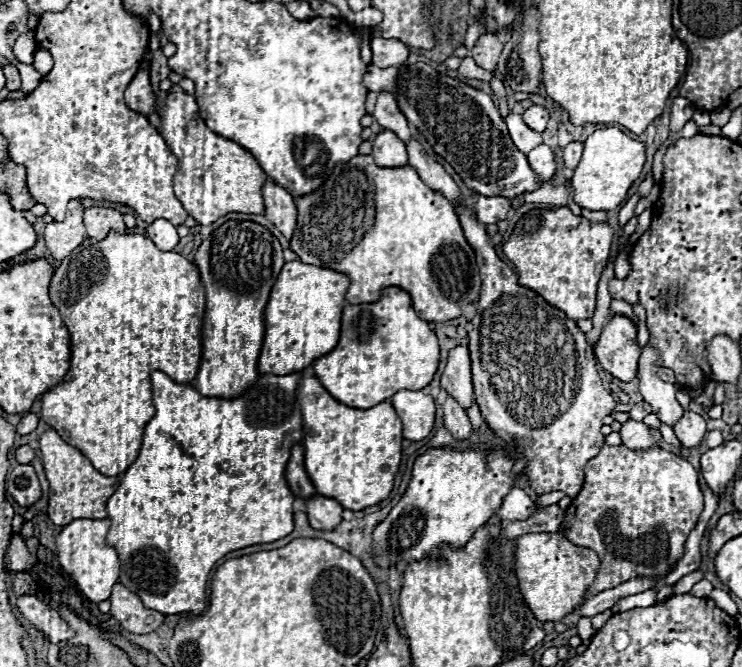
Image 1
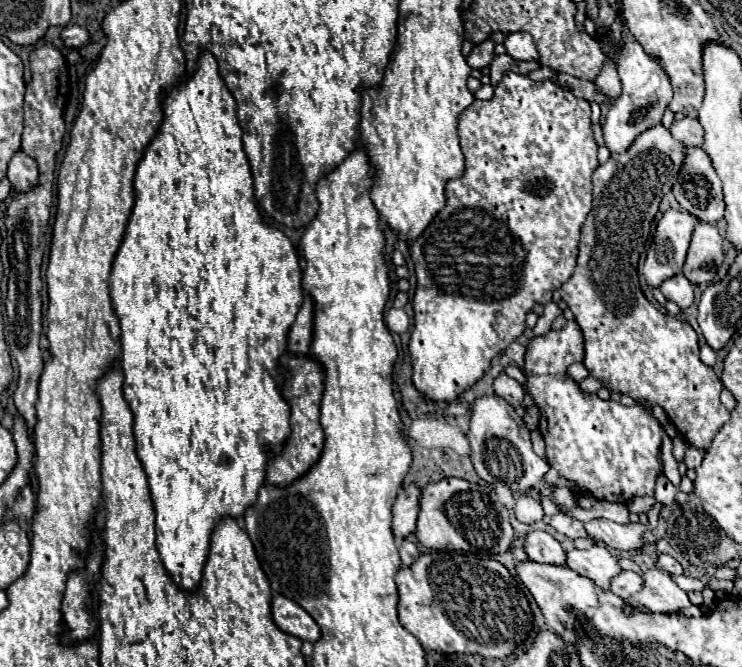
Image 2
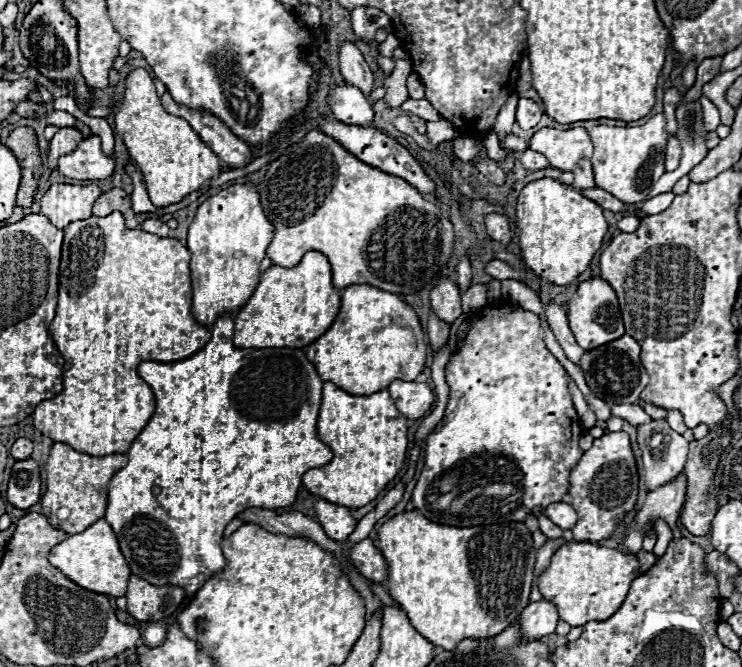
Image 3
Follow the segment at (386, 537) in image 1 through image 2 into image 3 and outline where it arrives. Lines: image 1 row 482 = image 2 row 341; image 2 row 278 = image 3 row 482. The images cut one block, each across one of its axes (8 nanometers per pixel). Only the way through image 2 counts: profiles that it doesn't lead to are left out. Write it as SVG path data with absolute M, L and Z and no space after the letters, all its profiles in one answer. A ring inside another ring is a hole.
M492 304L480 308L472 316L470 330L466 334L464 346L450 358L446 366L446 382L449 386L449 400L442 422L426 436L426 464L422 468L422 474L414 486L412 492L412 504L414 510L424 514L428 520L434 520L436 524L444 526L456 526L456 528L470 528L470 526L488 526L496 522L524 522L526 516L532 512L538 516L538 510L534 508L546 508L552 502L560 502L564 494L568 494L568 476L570 470L578 464L582 450L578 448L578 438L582 436L582 424L572 404L572 394L568 390L568 380L564 366L546 350L544 346L544 330L540 324L540 318L518 304Z

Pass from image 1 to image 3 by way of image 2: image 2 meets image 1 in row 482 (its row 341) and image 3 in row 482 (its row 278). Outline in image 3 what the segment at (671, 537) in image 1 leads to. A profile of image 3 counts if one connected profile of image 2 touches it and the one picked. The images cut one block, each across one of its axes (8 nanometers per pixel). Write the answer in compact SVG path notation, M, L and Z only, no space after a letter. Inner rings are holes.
M608 432L594 440L592 448L584 452L578 464L570 472L570 496L572 506L578 512L578 522L574 524L574 540L578 542L600 542L618 528L616 524L636 506L638 498L638 472L636 460L630 448L630 438L626 432Z

